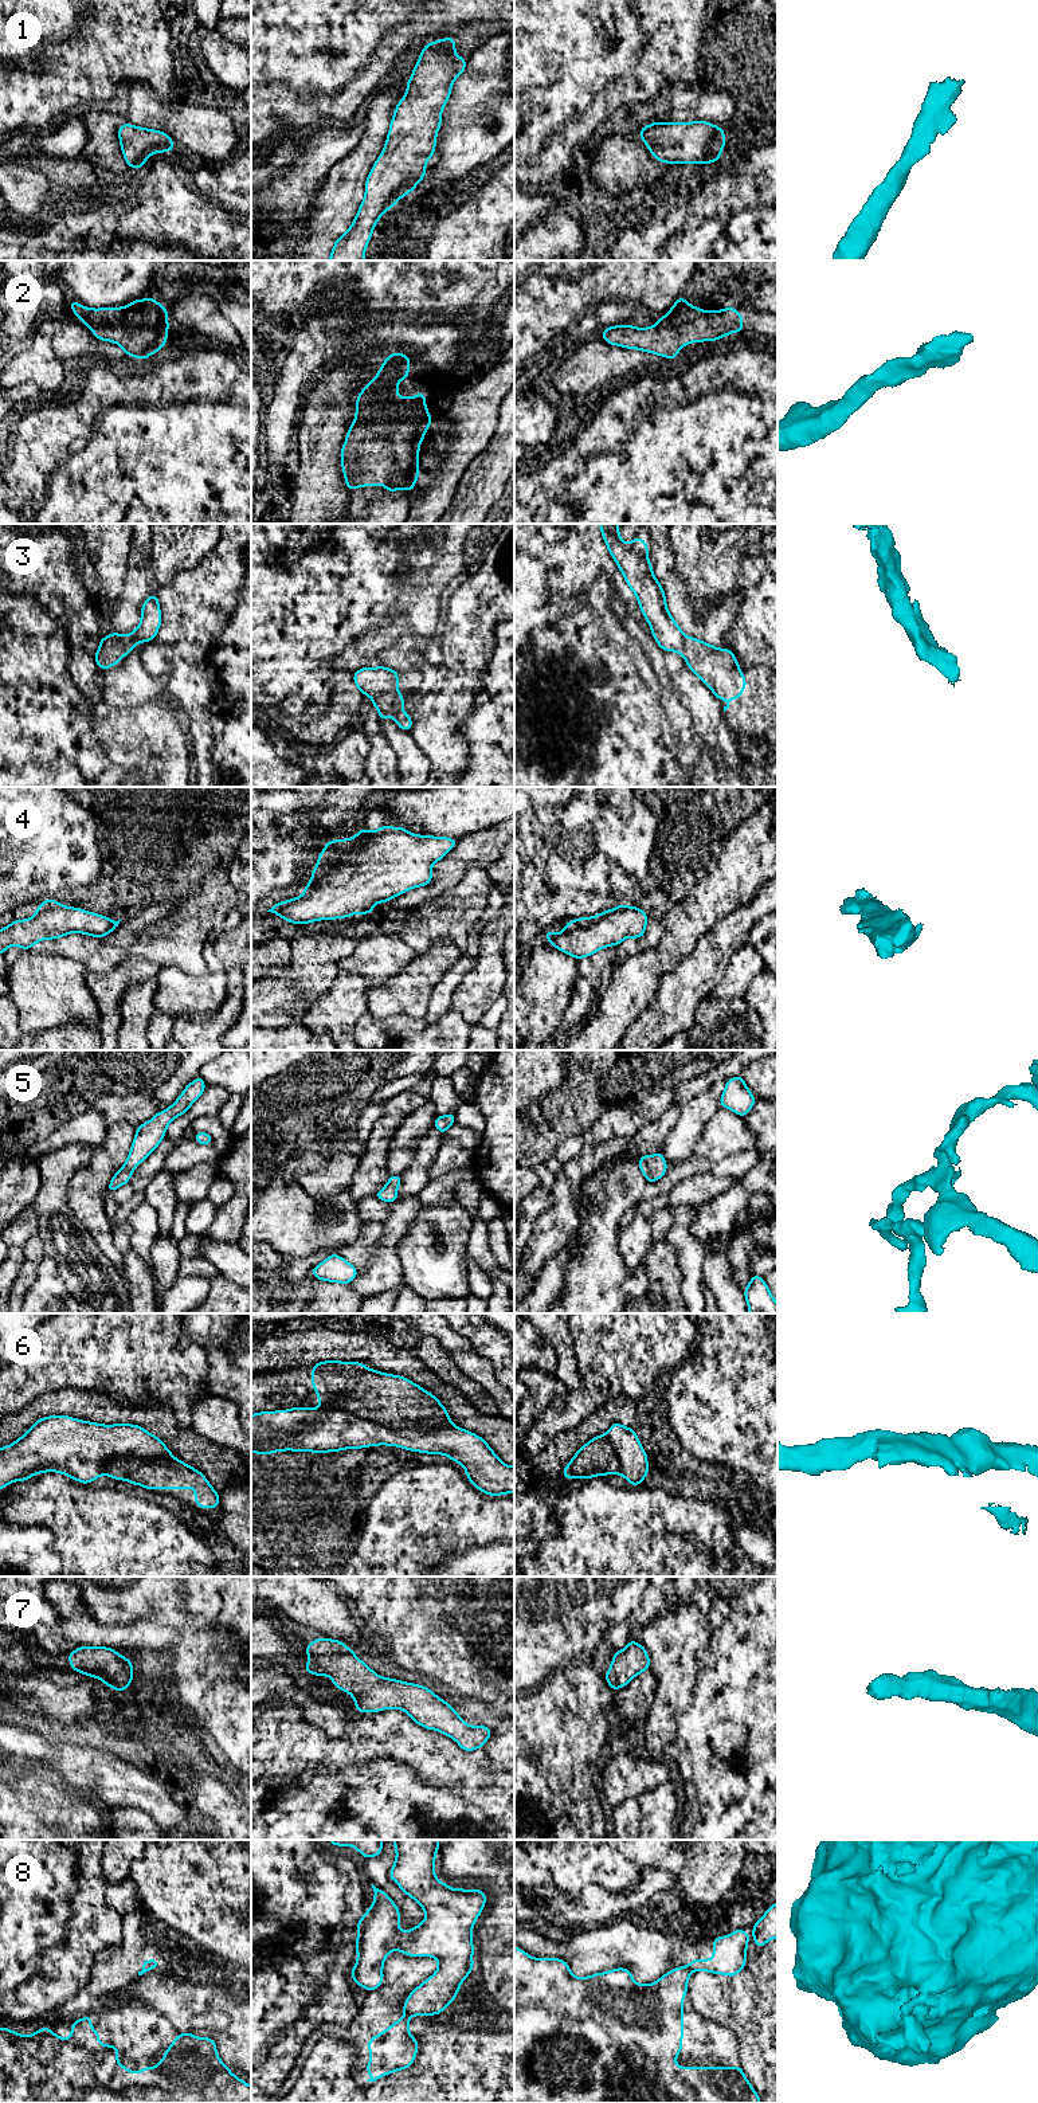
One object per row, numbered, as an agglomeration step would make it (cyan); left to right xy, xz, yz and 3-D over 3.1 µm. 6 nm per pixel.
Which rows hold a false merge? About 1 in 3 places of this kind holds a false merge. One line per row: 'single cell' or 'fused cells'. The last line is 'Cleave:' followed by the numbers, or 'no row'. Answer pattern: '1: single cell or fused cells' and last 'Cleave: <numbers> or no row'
1: single cell
2: single cell
3: single cell
4: single cell
5: single cell
6: fused cells
7: single cell
8: fused cells
Cleave: 6, 8

